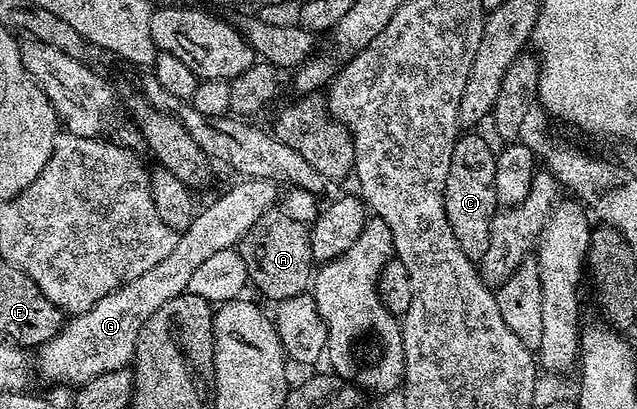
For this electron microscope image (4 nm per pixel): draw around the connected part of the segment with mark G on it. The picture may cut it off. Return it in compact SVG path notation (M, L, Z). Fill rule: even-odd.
M262 178L239 180L236 186L229 187L216 202L209 203L203 211L200 209L194 215L188 230L179 234L173 252L165 256L161 264L145 272L145 276L126 282L109 296L97 300L97 304L93 304L89 312L76 314L64 321L57 336L38 347L38 373L43 373L51 382L78 388L97 376L114 374L124 369L135 357L137 336L145 320L149 320L149 316L153 316L153 312L157 312L161 304L184 293L189 284L189 276L204 260L209 260L209 256L238 247L249 228L253 228L256 220L272 209L276 202L276 183L264 182Z

